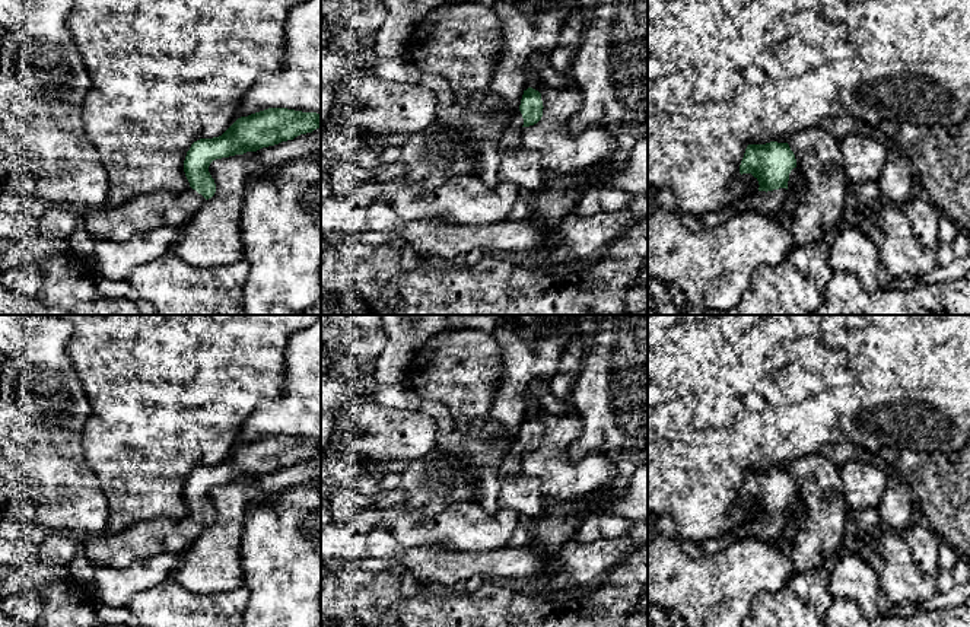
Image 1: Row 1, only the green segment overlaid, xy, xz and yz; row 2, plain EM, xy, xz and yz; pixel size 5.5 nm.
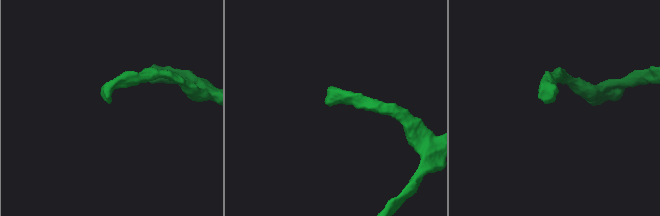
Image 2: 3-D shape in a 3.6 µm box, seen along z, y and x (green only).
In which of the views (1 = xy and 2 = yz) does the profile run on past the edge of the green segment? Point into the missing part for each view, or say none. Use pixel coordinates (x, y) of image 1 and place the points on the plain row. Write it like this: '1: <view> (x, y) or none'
1: xy (161, 535)
2: yz (772, 528)

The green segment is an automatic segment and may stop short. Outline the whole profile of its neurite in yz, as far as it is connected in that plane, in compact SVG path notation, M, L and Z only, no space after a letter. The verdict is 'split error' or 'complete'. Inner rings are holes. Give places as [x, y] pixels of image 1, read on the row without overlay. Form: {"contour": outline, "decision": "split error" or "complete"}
{"contour": "M788 470L748 471L740 500L751 500L758 507L758 518L722 537L700 541L703 556L715 554L740 538L779 540L785 534L789 500L794 494L796 494L796 486Z", "decision": "split error"}

